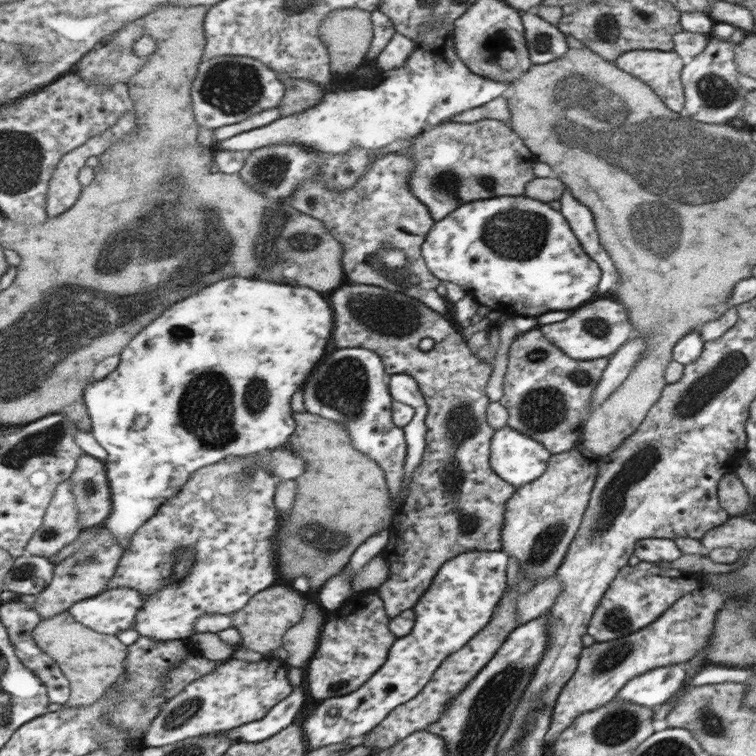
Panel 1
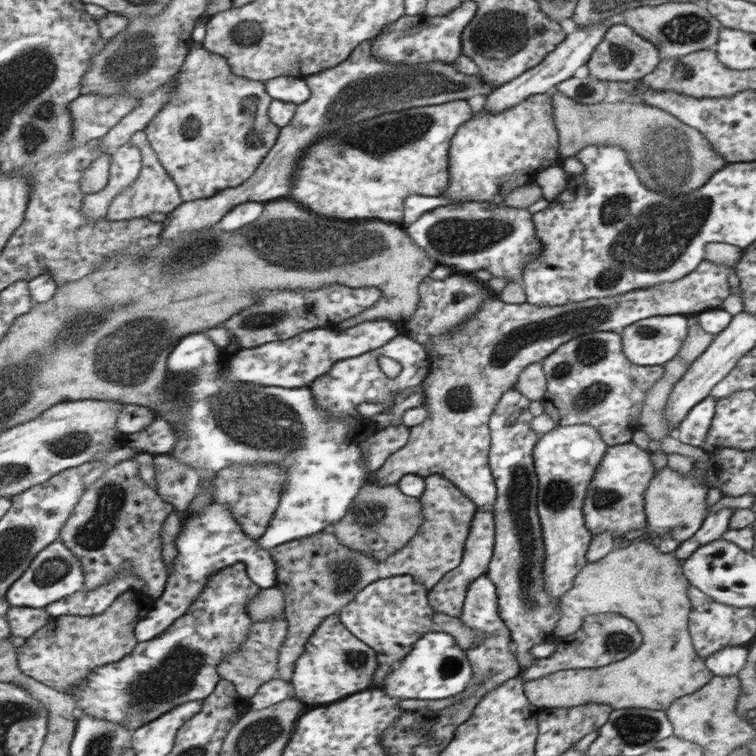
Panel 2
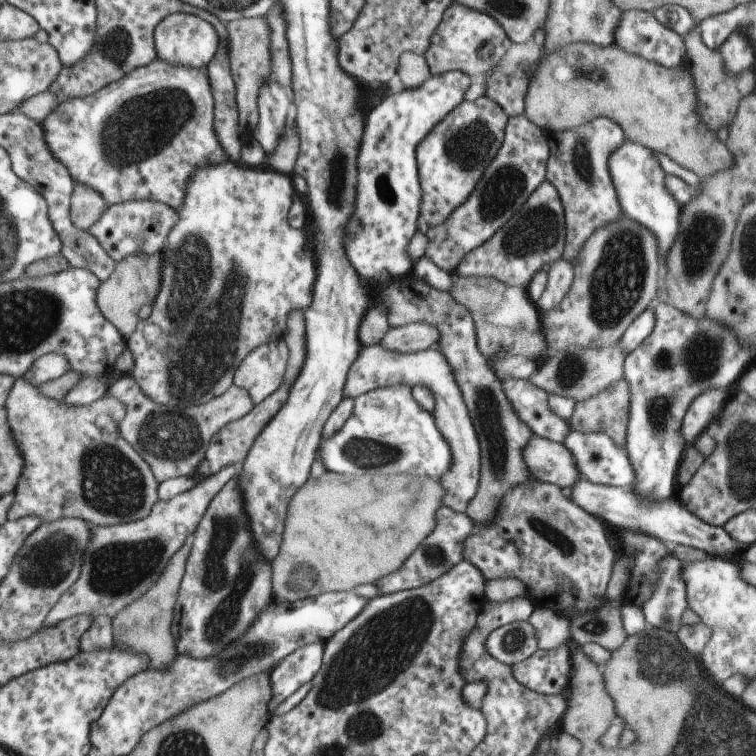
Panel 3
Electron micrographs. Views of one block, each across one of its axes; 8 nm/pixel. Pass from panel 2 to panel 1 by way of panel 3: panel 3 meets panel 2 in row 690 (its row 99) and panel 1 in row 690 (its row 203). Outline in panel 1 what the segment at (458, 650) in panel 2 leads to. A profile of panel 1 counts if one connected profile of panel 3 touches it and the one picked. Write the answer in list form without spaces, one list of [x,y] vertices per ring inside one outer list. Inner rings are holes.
[[[474,550],[446,561],[430,588],[412,608],[417,618],[410,634],[397,637],[394,650],[389,650],[390,662],[386,662],[386,666],[382,665],[382,670],[377,670],[378,674],[373,674],[374,682],[366,682],[366,686],[362,686],[358,692],[328,698],[320,702],[314,712],[300,712],[304,708],[305,697],[303,690],[295,687],[294,694],[290,694],[286,702],[279,702],[261,720],[218,733],[224,733],[233,743],[256,743],[298,721],[306,733],[306,738],[309,738],[310,751],[326,745],[344,743],[348,738],[369,733],[381,725],[393,713],[394,708],[415,698],[425,684],[430,682],[442,660],[458,652],[474,634],[478,634],[488,624],[494,606],[509,588],[509,561],[509,555],[504,550]]]

